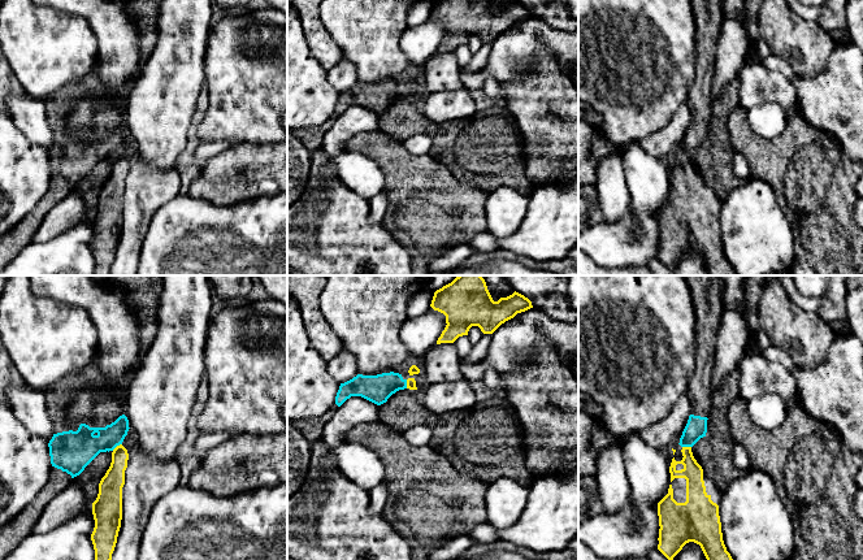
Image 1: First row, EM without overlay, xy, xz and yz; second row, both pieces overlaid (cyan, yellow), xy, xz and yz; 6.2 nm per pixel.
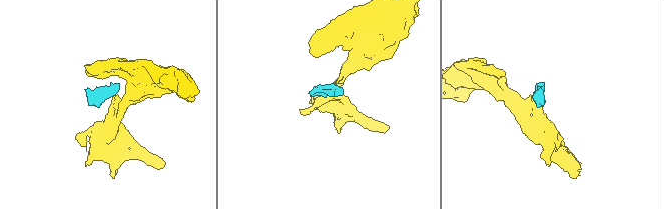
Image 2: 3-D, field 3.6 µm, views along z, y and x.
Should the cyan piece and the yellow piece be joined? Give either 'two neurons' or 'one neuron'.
two neurons

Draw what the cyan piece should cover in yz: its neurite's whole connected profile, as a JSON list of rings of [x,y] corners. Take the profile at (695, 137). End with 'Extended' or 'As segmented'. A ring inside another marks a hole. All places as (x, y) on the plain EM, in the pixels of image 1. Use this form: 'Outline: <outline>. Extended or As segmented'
Outline: [[[720,0],[690,1],[697,26],[697,51],[694,81],[689,88],[689,97],[686,100],[691,113],[691,123],[680,147],[678,153],[681,156],[693,156],[707,142],[707,129],[712,117],[711,84],[720,22]]]. Extended

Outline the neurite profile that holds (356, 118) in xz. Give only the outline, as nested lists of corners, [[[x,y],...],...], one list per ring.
[[[361,107],[347,108],[322,136],[322,149],[331,156],[344,151],[344,144],[360,133],[380,130],[380,114]]]

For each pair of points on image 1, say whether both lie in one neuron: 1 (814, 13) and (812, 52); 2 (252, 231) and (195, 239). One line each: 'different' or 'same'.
1: different
2: same

